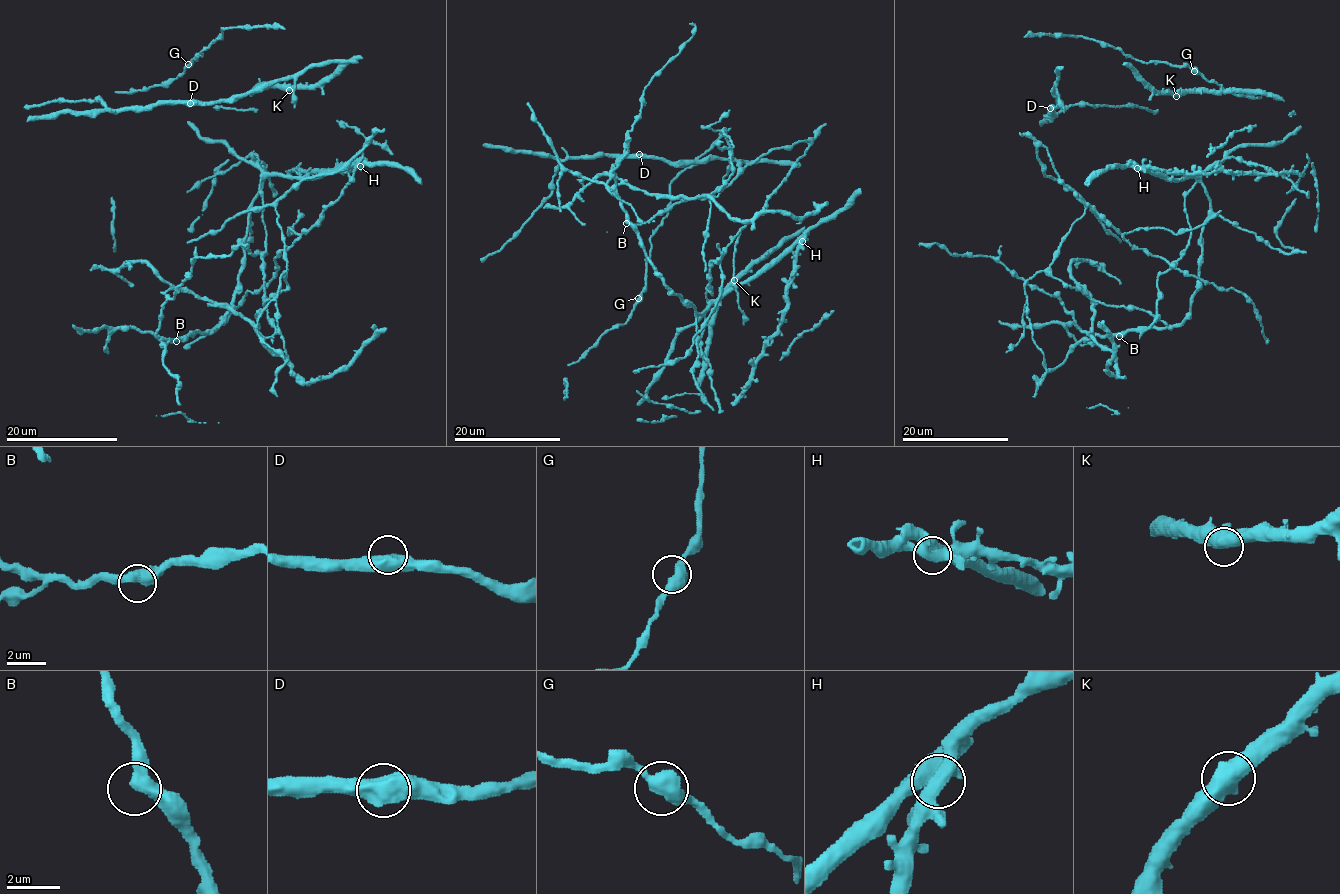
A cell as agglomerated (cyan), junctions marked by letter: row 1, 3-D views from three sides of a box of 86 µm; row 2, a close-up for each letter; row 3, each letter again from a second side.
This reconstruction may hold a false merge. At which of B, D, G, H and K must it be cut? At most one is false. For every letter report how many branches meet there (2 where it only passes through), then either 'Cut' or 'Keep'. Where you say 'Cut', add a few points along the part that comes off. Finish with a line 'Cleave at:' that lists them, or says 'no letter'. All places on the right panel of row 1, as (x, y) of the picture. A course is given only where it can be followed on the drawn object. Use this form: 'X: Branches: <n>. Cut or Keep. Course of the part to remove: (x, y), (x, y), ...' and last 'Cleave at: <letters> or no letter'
B: Branches: 2. Keep
D: Branches: 2. Keep
G: Branches: 2. Keep
H: Branches: 2. Cut. Course of the part to remove: (1136, 168), (1186, 173), (1218, 171), (1302, 176)
K: Branches: 2. Keep
Cleave at: H

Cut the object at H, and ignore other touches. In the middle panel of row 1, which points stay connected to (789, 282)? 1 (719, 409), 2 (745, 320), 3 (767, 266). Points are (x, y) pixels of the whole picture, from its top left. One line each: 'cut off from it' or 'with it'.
1: cut off from it
2: cut off from it
3: cut off from it

